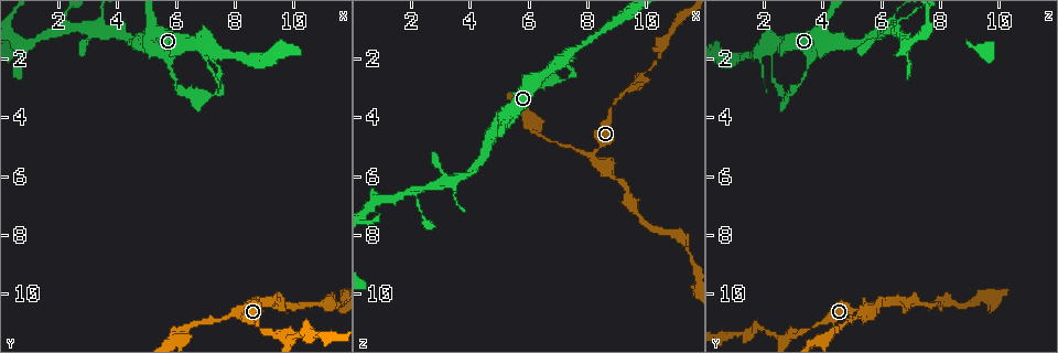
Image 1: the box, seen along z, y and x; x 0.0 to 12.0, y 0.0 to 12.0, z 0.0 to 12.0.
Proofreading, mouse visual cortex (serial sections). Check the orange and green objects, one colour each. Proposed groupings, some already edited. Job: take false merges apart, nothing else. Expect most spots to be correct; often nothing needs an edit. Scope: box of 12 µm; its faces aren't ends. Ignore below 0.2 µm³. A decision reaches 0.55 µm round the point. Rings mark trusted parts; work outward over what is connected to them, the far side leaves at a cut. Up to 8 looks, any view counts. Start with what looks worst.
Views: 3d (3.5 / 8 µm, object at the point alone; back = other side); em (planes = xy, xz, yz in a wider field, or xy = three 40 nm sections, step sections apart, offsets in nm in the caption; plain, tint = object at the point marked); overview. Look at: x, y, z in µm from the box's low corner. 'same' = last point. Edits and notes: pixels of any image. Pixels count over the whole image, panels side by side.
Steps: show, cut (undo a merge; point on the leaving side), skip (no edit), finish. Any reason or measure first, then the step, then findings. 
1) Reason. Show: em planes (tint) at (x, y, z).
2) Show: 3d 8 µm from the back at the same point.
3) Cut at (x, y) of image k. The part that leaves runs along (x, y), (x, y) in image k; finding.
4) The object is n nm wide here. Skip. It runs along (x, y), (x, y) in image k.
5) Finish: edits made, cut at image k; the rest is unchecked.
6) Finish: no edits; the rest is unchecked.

Three-way junction. Show: 3d 3.5 µm from the back at (3.6, 1.1, 6.0).

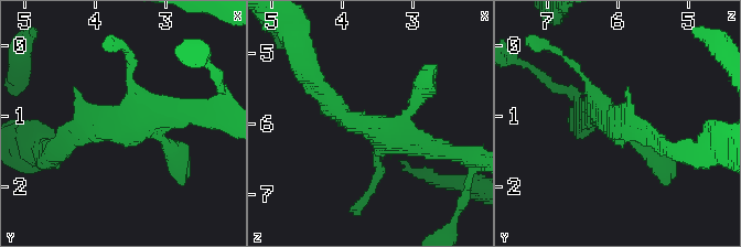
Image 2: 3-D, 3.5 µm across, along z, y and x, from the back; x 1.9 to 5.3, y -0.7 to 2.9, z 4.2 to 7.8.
Shape alone is not enough. Show: em xy step 3 (tint) at (3.50, 1.05, 6.10).

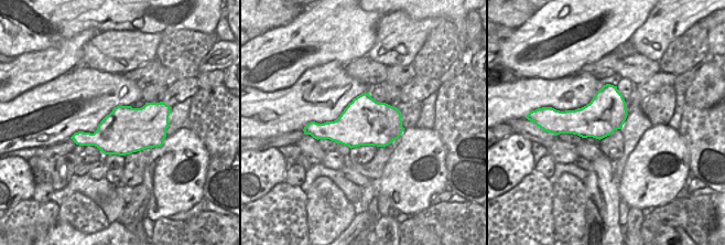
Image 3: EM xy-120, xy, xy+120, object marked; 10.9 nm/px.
Show: em xy step 1 (tint) at the same point.

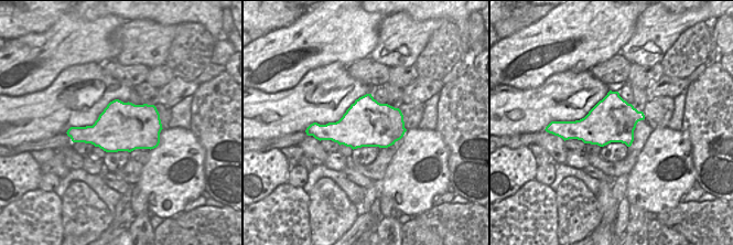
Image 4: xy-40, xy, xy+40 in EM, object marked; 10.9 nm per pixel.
Skip. It runs along (321, 88), (352, 121), (447, 150) in image 2; all the same cell.

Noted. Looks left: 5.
Two arms in line, one across. Show: 3d 3.5 µm at (8.3, 10.5, 5.4).

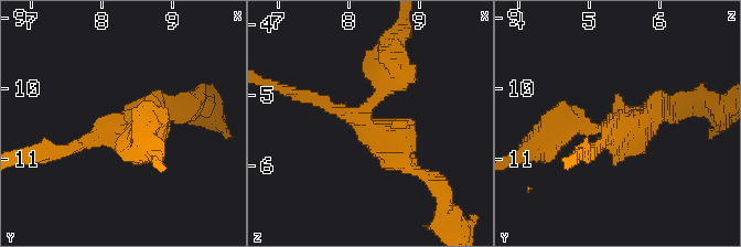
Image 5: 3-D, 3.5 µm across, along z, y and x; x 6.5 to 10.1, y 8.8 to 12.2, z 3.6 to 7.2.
Show: em planes (tint) at (8.30, 10.60, 5.50).

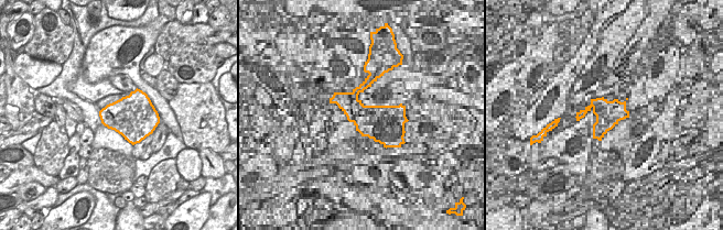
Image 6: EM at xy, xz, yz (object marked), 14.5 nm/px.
Skip. It runs along (393, 71), (362, 121), (426, 175) in image 5; continuous, no second cell.

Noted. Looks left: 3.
Thick turns thin. Show: 3d 3.5 µm from the back at (8.7, 11.1, 3.7).

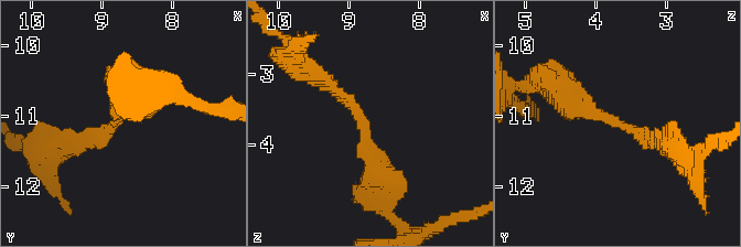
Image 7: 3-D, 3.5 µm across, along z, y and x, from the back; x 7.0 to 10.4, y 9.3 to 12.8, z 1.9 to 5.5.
The arms are 150, 400 nm wide; now the EM. Show: em xy step 2 (tint) at (8.80, 11.15, 3.70).

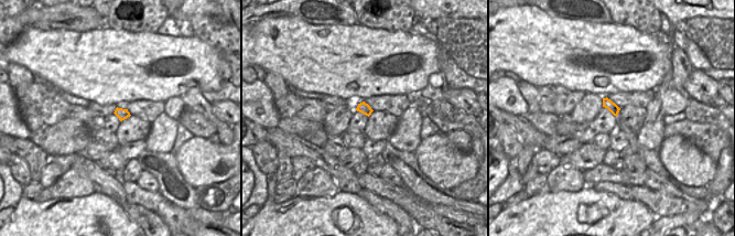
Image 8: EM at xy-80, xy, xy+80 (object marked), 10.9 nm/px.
Another direction. Show: em xy step 5 (tint) at the same point.

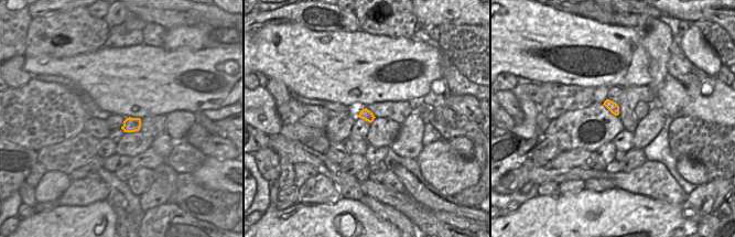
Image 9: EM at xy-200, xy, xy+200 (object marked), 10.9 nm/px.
Skip. It runs along (376, 182), (363, 117), (315, 75) in image 7; all the same cell.

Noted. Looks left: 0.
Finish: no edits; the rest is unchecked.

